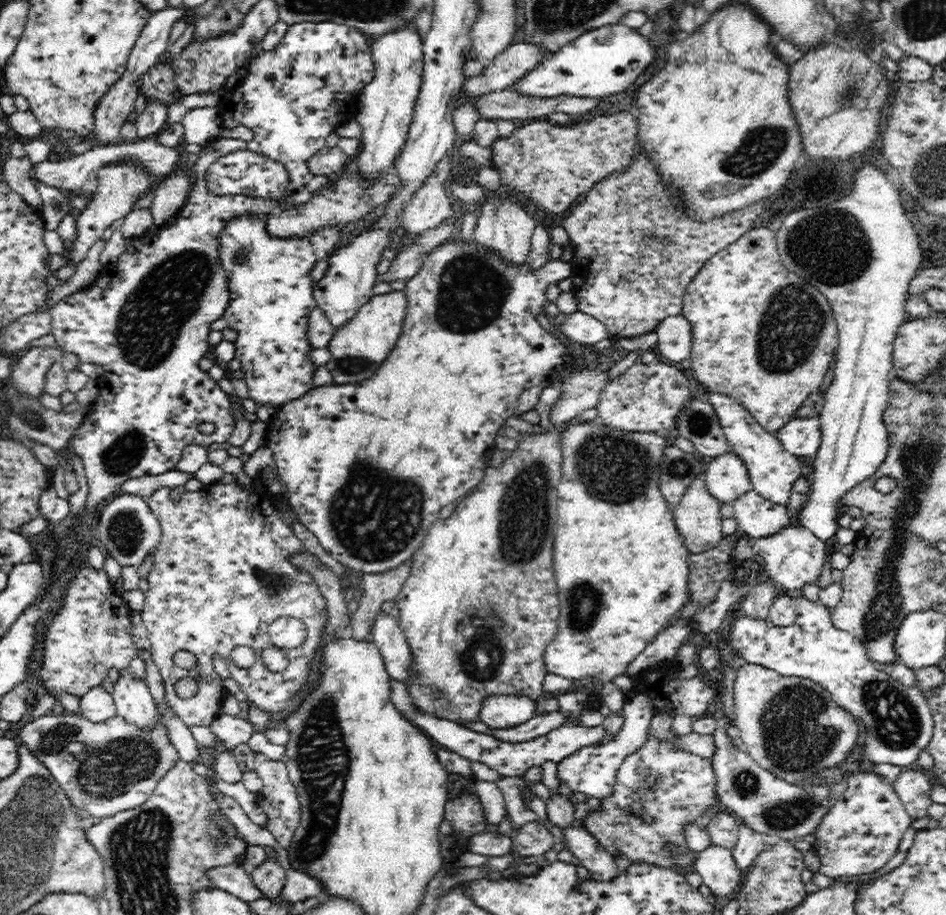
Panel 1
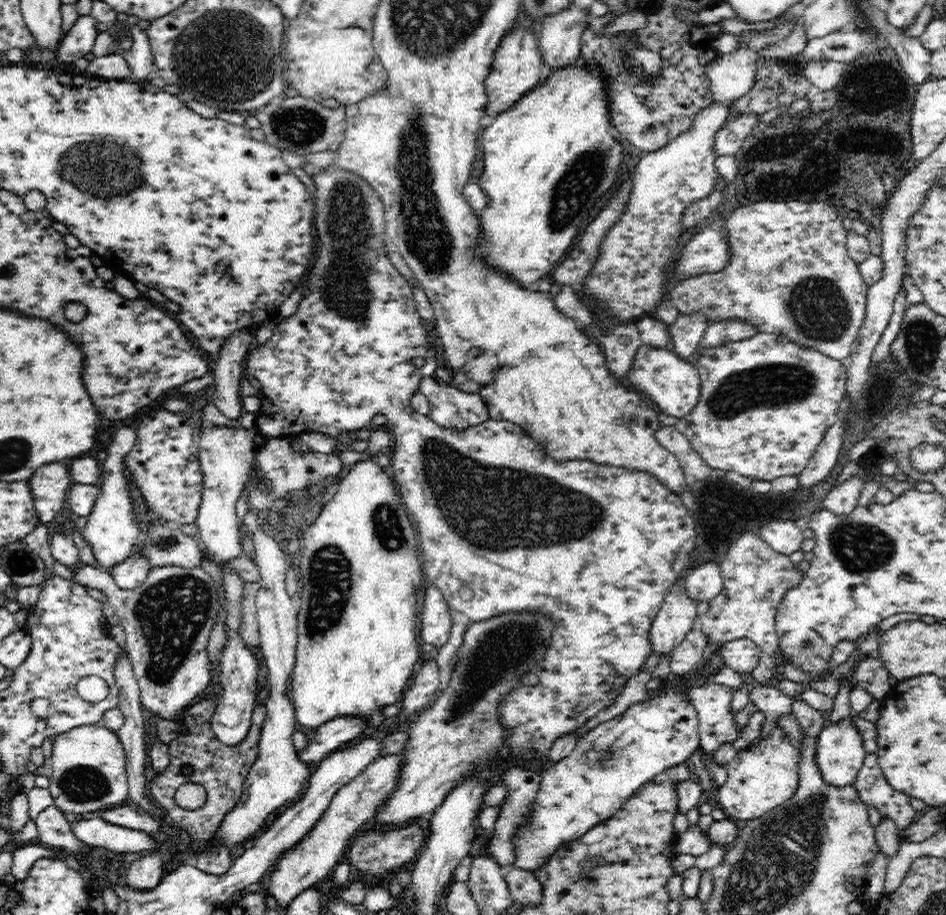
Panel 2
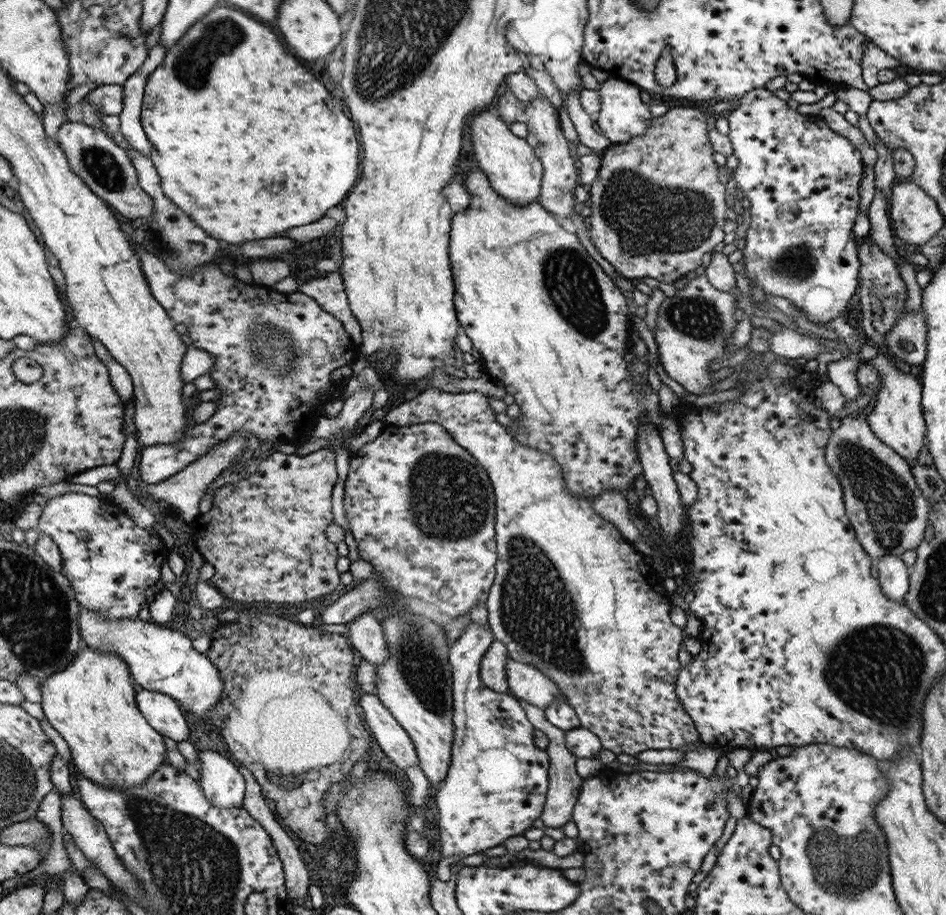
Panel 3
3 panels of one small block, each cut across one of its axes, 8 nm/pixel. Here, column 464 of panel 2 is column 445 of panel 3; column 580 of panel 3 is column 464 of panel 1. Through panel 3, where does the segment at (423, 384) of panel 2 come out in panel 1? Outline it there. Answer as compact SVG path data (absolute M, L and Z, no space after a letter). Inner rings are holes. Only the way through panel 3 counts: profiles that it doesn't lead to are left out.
M568 422L553 424L554 428L544 429L540 427L540 433L521 435L517 449L512 451L510 457L506 457L498 467L491 467L488 463L484 468L486 474L475 486L470 494L457 500L451 507L451 515L447 519L436 520L427 530L422 546L414 550L412 564L410 564L410 576L406 578L400 592L393 598L394 614L401 626L402 634L412 651L412 676L408 682L407 691L412 699L412 705L418 707L420 713L428 713L438 719L454 722L458 725L478 722L484 702L492 694L525 694L536 702L538 696L544 692L543 683L548 676L543 655L550 642L556 638L559 617L559 590L553 571L553 542L557 525L557 486L562 476L562 432L567 429Z

